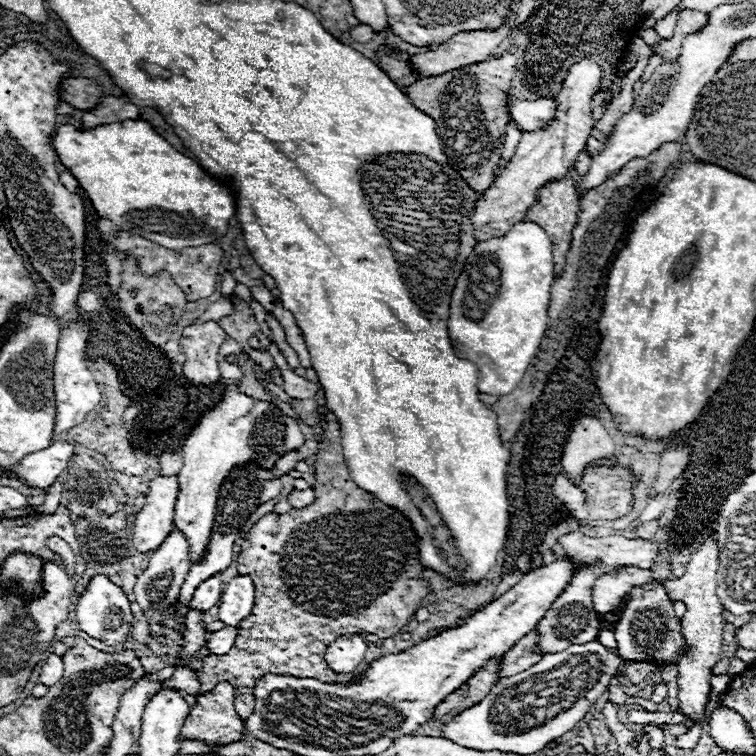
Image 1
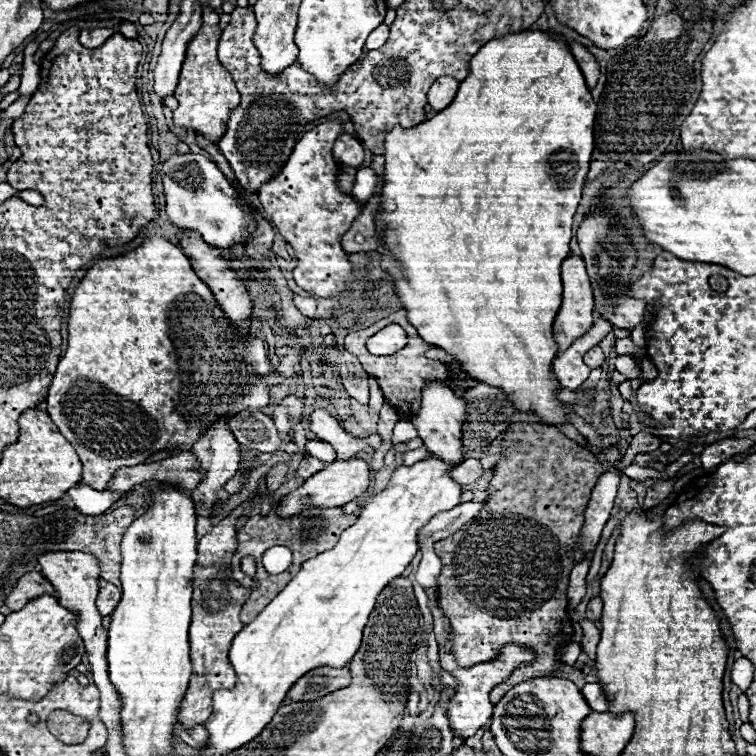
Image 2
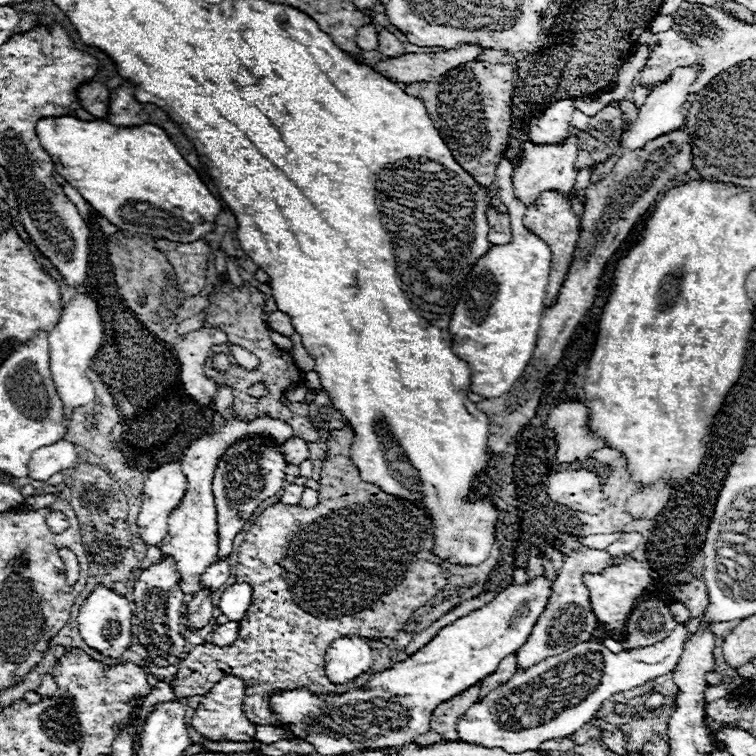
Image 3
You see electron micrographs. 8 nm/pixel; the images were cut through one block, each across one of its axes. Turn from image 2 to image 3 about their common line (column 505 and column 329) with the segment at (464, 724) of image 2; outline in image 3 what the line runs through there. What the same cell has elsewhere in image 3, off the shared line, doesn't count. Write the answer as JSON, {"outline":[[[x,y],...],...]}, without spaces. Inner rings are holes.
{"outline":[[[338,638],[326,650],[326,676],[332,684],[348,684],[368,672],[374,658],[368,638]]]}

